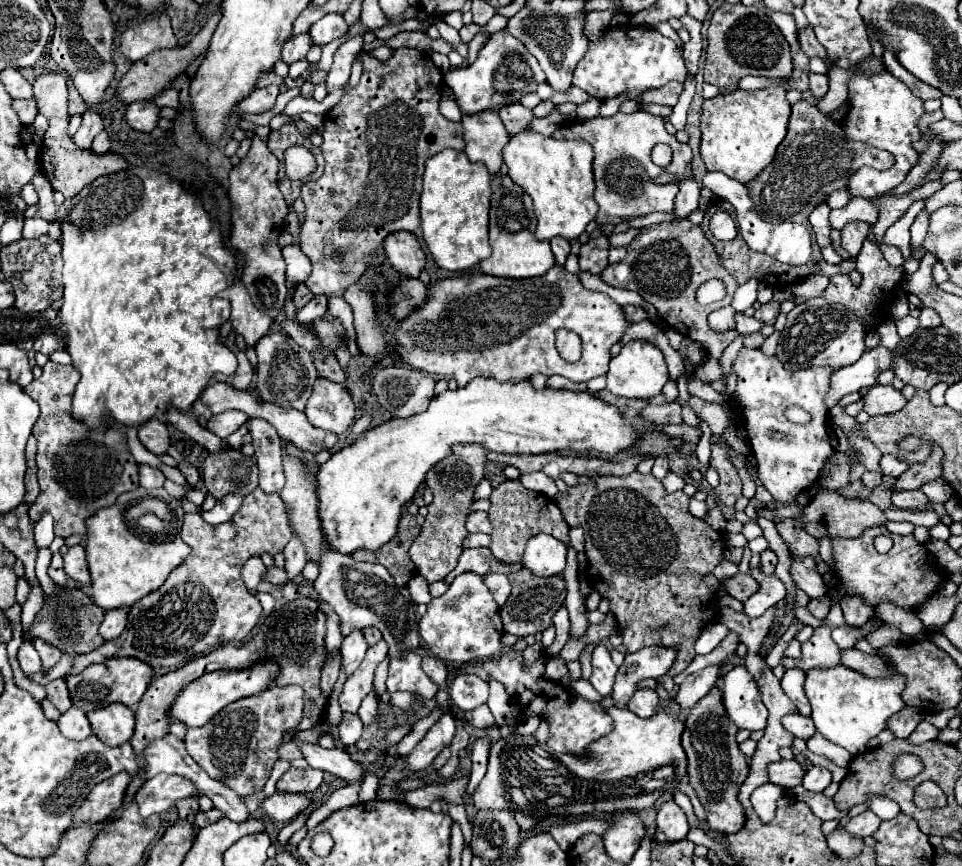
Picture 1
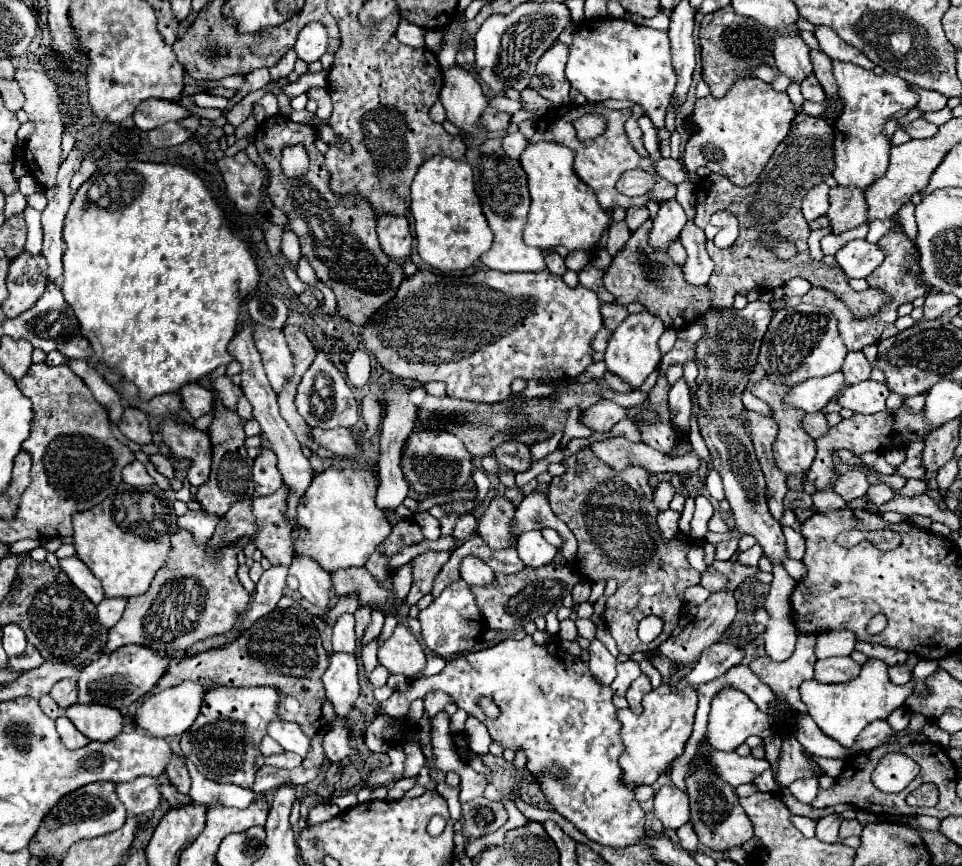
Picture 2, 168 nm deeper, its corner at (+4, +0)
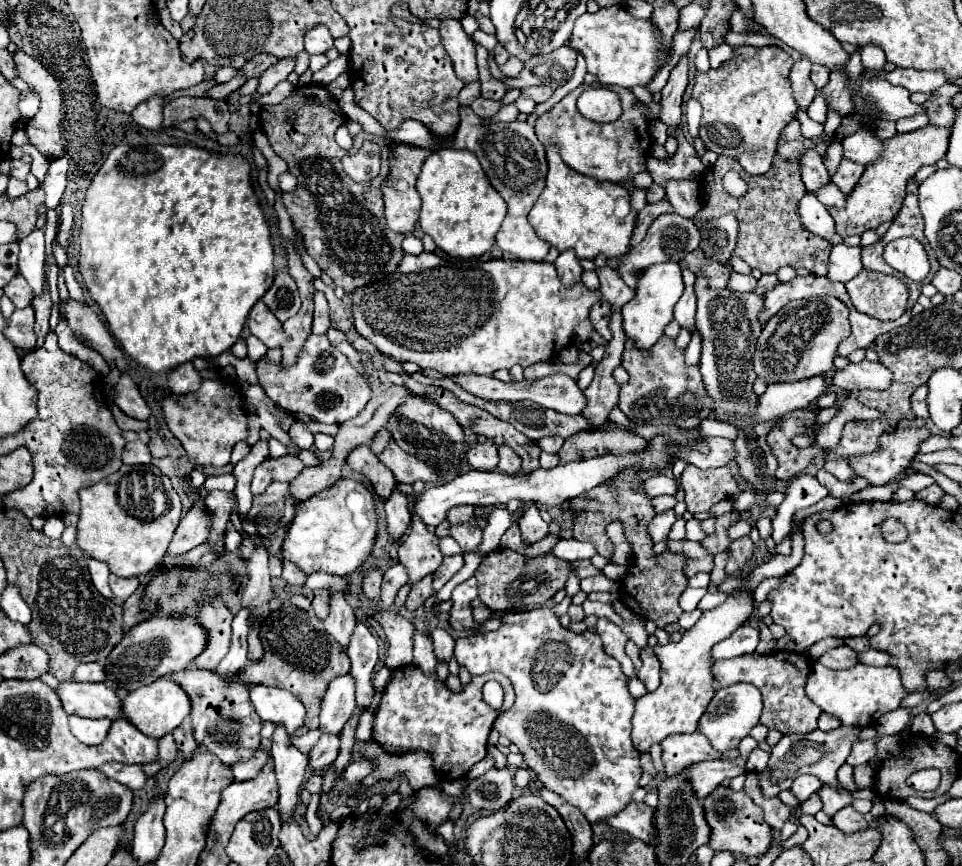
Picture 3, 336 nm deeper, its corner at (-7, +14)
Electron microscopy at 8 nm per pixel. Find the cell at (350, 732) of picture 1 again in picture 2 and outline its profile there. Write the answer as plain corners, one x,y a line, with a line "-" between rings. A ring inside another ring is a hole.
335,722
335,726
325,734
323,738
323,750
325,750
325,758
329,762
341,762
343,758
351,756
353,750
349,746
349,740
351,740
351,734
349,730
343,726
343,722

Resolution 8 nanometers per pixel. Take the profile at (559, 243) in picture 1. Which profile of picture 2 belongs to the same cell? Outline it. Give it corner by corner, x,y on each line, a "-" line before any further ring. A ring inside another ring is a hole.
549,254
547,258
545,258
545,262
547,262
547,270
549,272
553,272
553,276
563,276
565,274
565,260
559,256
559,254

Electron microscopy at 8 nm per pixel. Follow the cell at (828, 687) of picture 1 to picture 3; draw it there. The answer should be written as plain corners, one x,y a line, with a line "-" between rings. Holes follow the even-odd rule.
820,662
812,664
812,672
806,682
806,694
826,714
832,714
834,718
838,718
842,726
876,724
876,720
882,714
896,710
902,704
902,700
908,696
900,680
900,672
894,666
876,668
876,666
856,664
850,670
828,670
820,666

